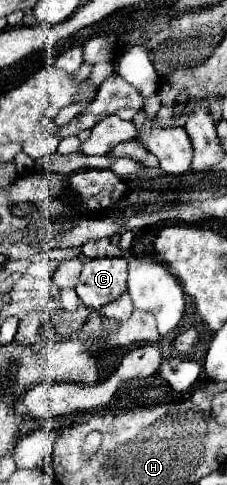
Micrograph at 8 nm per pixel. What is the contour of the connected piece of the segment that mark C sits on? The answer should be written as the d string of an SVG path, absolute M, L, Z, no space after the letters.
M85 258L75 292L89 308L101 308L127 290L127 258Z

